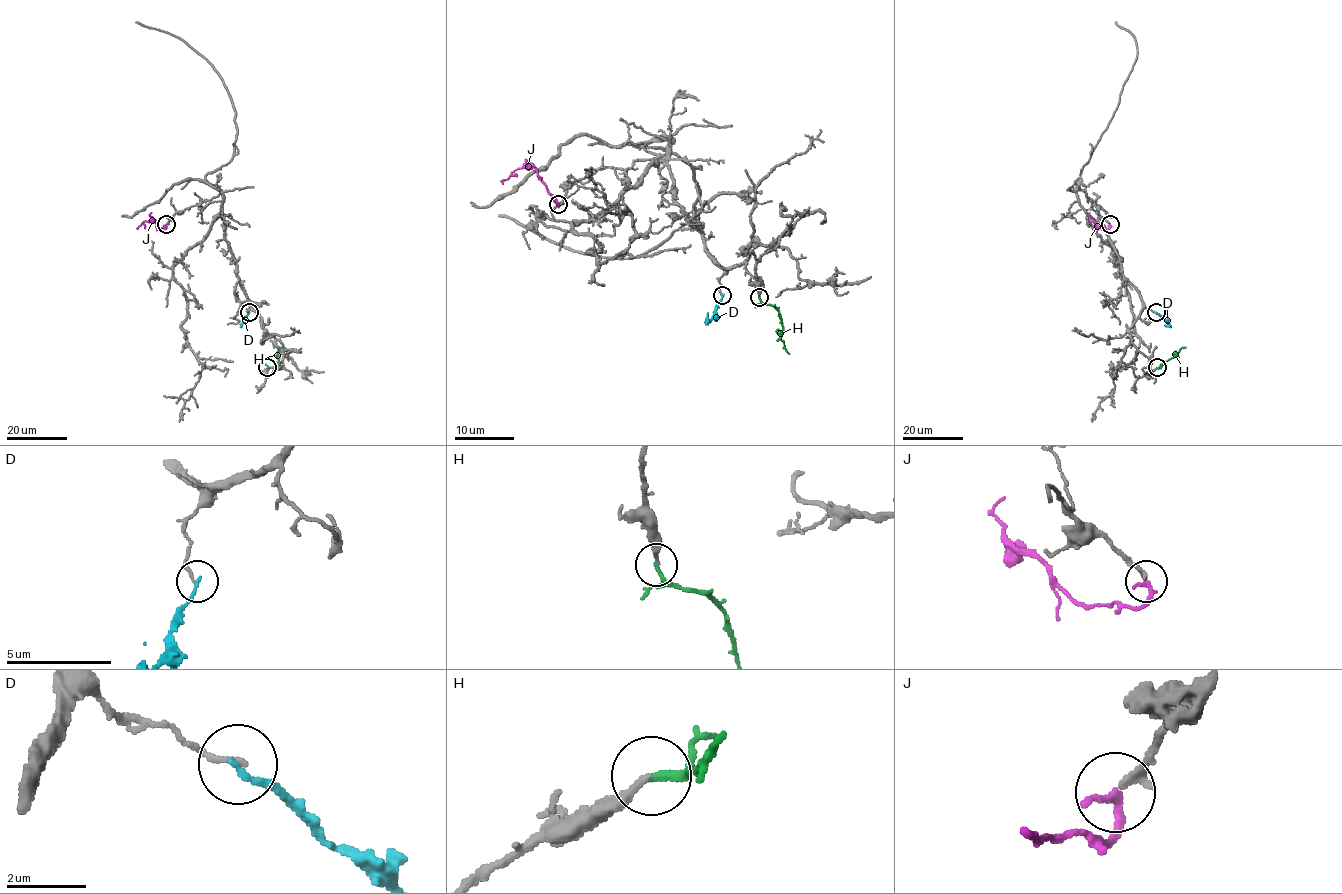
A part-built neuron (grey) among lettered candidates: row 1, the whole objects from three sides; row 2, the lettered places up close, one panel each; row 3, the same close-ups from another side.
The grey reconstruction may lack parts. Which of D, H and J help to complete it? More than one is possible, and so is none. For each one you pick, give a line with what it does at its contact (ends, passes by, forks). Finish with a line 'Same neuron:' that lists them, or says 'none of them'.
J: it ends
Same neuron: J

